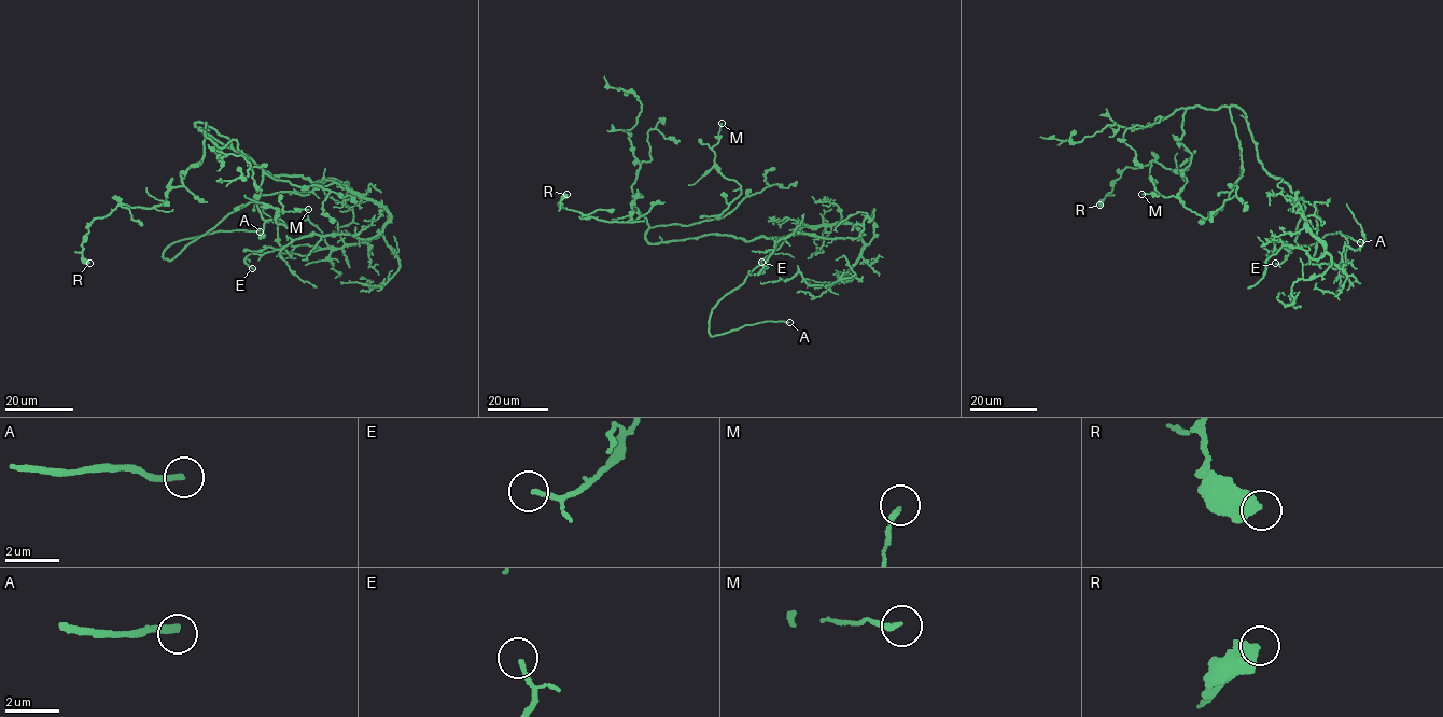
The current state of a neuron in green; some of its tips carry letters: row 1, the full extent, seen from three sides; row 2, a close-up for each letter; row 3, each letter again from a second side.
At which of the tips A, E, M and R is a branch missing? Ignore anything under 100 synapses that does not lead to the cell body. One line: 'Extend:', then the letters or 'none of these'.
Extend: A

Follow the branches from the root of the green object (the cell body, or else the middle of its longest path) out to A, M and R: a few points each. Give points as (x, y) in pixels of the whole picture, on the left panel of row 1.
A: (253, 162), (318, 184), (305, 195), (263, 194), (162, 256), (184, 239), (260, 232)
M: (253, 162), (194, 124), (262, 169), (264, 219), (286, 227), (279, 211), (308, 209)
R: (253, 162), (196, 122), (206, 123), (199, 164), (163, 204), (118, 205), (94, 219), (82, 243), (89, 263)

